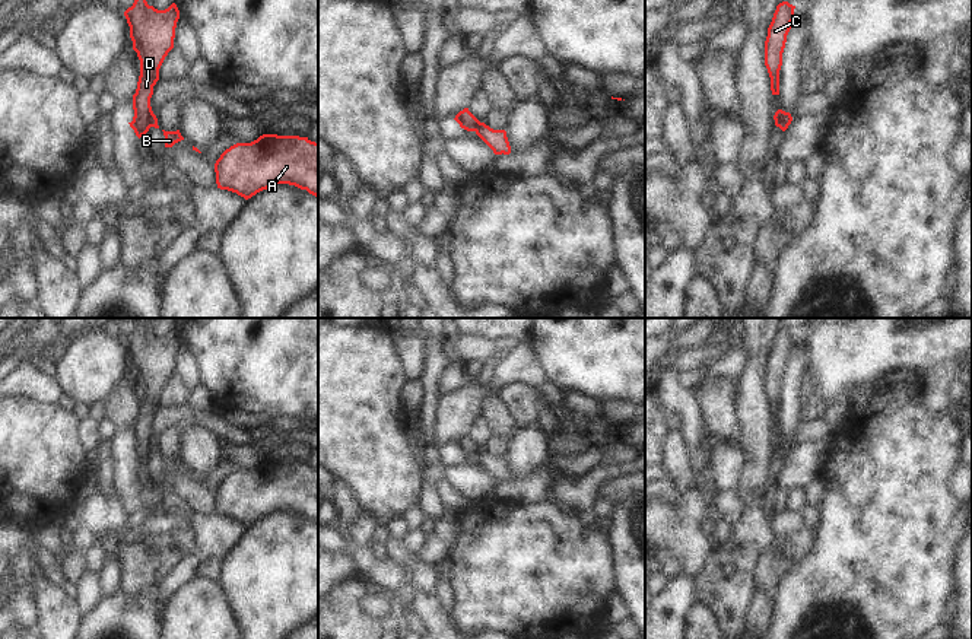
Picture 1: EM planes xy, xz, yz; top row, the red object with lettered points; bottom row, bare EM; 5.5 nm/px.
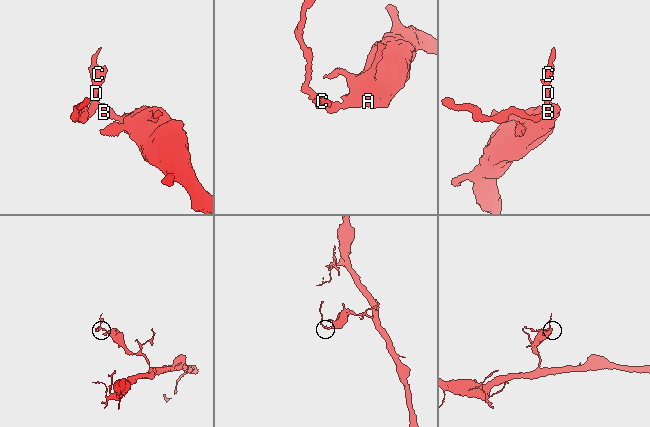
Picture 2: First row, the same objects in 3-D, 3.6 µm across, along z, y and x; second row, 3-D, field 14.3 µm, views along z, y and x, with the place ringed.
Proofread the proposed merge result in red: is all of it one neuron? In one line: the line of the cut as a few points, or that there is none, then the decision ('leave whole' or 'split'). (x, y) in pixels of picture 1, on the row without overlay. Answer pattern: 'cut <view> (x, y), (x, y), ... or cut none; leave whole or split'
cut xz (479, 448), (473, 457); split

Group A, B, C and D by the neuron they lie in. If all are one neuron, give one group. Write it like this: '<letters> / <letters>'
A B / C D

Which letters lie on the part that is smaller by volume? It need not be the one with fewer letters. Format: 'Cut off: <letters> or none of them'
Cut off: C, D

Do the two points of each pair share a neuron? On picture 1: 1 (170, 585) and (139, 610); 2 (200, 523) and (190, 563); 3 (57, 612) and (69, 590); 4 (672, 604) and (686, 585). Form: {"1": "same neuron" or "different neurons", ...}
{"1": "different neurons", "2": "same neuron", "3": "different neurons", "4": "same neuron"}

